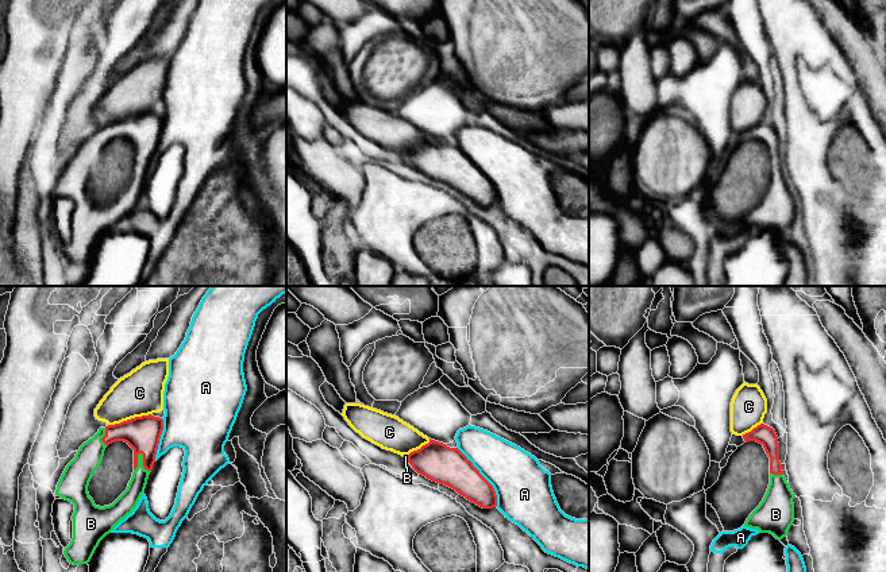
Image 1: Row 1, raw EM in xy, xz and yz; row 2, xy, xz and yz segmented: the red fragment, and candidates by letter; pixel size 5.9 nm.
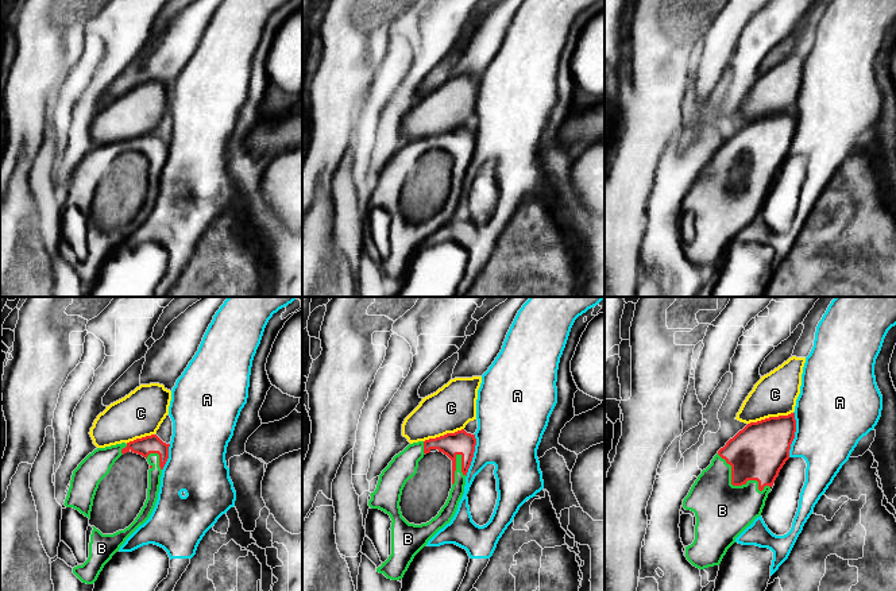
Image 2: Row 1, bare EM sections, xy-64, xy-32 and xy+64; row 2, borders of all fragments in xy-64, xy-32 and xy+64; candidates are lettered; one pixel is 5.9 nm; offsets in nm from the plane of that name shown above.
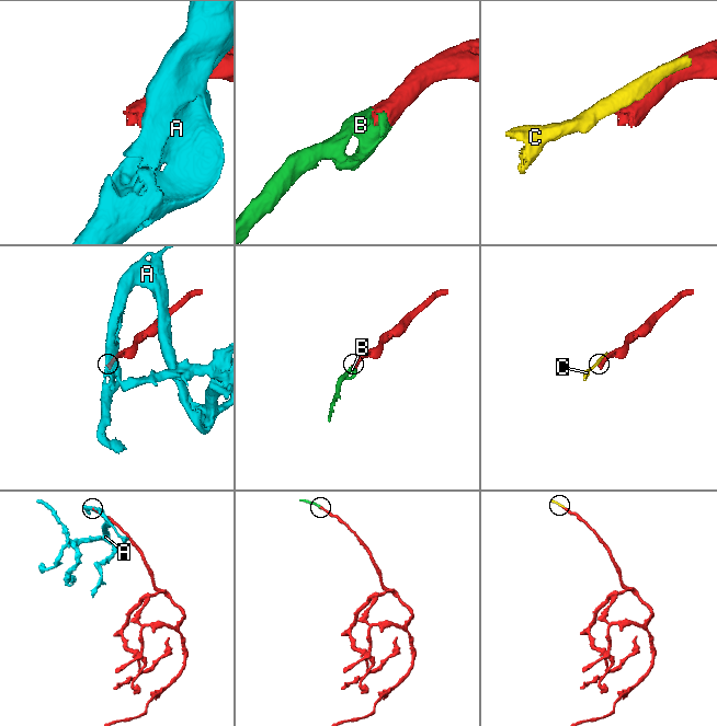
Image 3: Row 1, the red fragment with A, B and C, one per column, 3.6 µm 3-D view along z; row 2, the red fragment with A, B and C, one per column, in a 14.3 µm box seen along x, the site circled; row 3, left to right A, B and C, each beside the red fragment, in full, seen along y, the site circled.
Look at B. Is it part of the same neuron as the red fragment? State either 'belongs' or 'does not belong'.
belongs

